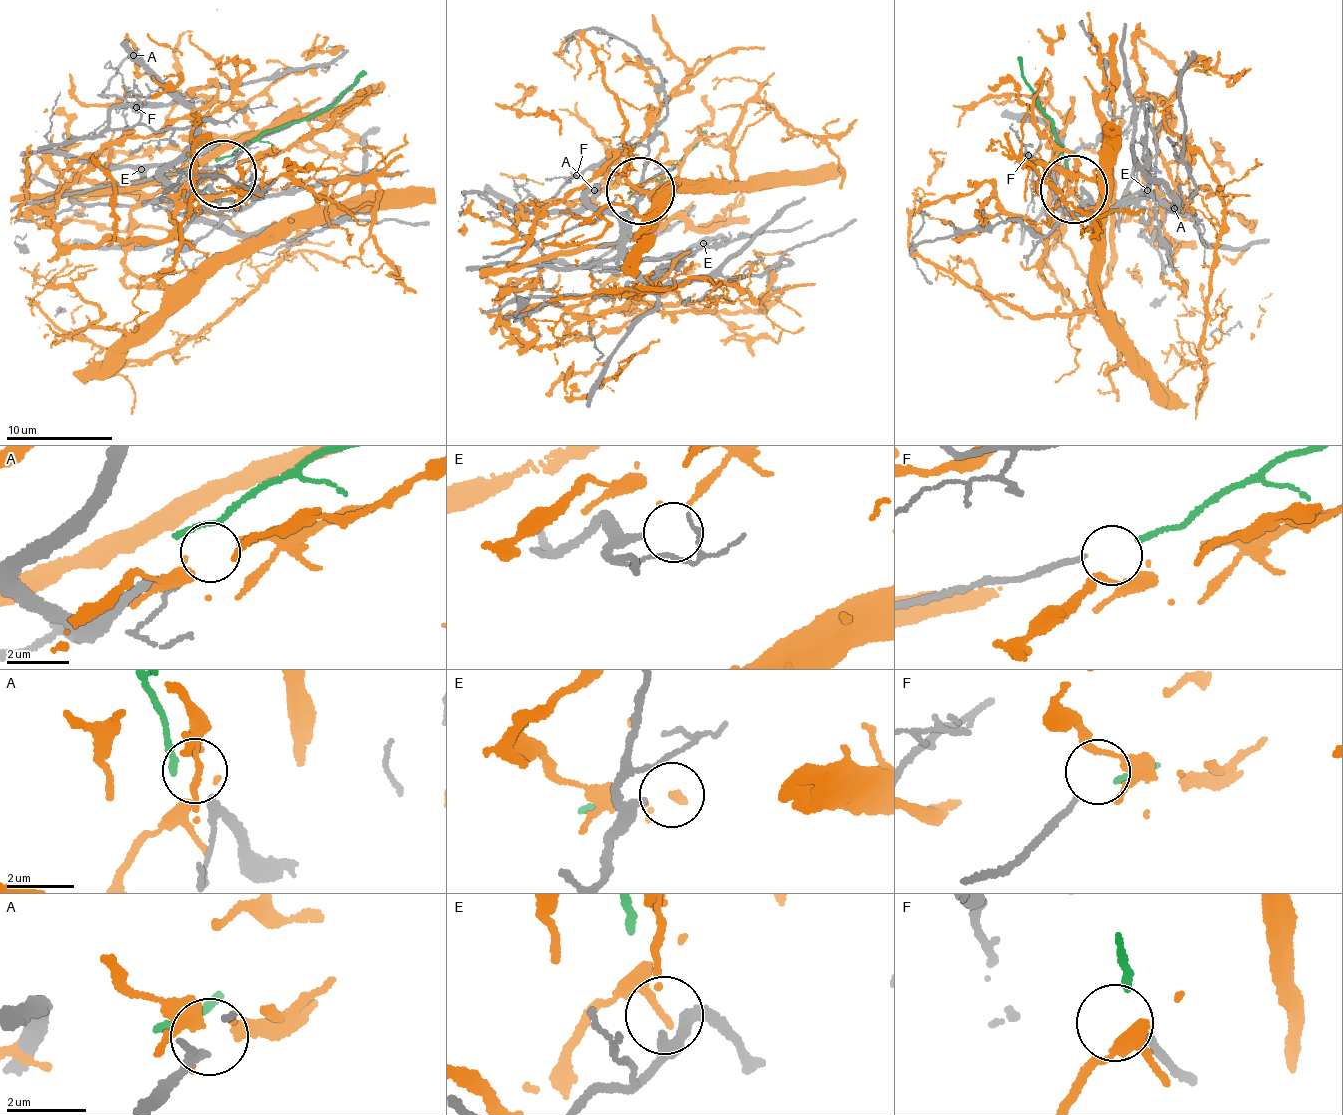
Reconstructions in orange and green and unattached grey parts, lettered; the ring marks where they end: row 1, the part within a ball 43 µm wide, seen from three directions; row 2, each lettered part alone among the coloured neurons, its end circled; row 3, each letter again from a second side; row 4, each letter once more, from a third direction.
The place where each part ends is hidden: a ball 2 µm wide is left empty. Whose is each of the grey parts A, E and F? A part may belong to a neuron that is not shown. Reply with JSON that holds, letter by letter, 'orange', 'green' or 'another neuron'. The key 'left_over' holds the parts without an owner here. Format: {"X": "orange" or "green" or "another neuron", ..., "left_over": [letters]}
{"A": "another neuron", "E": "another neuron", "F": "green", "left_over": ["A", "E"]}

